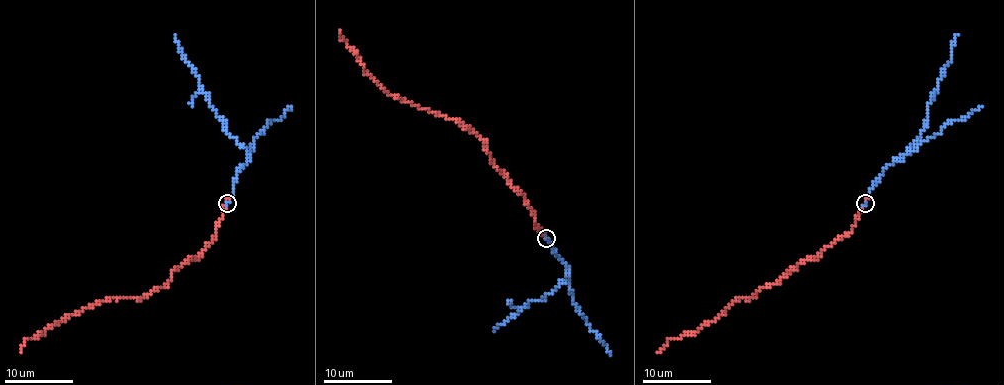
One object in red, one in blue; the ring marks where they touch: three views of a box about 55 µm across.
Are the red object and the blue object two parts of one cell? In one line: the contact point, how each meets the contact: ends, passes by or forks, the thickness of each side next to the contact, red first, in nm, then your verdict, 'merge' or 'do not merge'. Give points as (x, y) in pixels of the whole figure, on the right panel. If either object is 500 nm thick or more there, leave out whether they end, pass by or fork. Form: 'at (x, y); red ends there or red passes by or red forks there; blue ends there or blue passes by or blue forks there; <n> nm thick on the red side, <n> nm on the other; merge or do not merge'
at (865, 203); red ends there; blue ends there; 220 nm thick on the red side, 70 nm on the other; merge

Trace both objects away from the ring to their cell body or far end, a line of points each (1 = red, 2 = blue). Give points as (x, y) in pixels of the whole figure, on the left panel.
1: (227, 203), (206, 247), (172, 273), (164, 287), (136, 298), (109, 298), (54, 322), (29, 338), (20, 351)
2: (227, 203), (235, 174), (247, 162), (247, 153), (225, 129), (201, 90), (196, 71), (174, 34)

